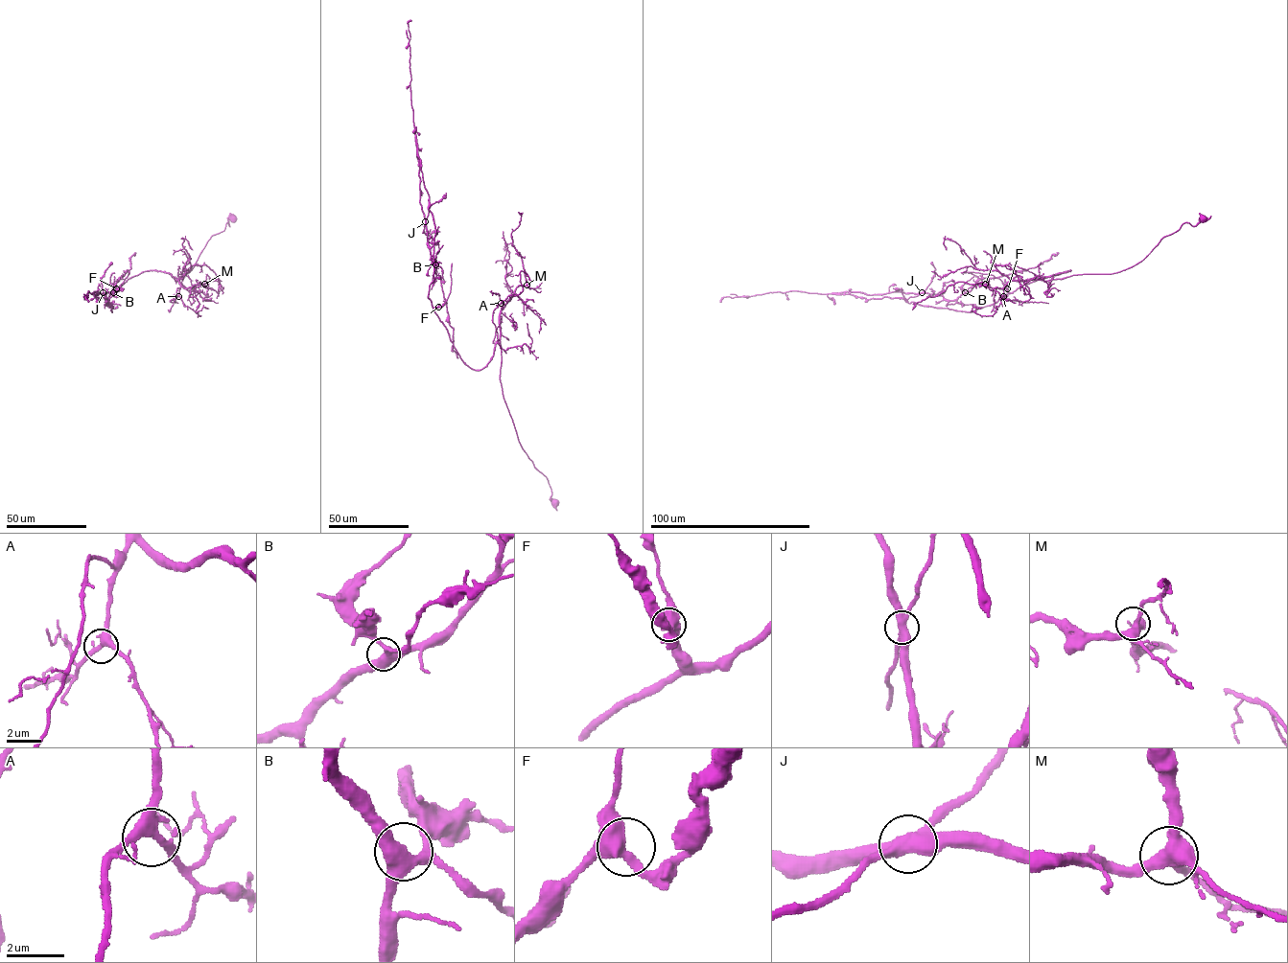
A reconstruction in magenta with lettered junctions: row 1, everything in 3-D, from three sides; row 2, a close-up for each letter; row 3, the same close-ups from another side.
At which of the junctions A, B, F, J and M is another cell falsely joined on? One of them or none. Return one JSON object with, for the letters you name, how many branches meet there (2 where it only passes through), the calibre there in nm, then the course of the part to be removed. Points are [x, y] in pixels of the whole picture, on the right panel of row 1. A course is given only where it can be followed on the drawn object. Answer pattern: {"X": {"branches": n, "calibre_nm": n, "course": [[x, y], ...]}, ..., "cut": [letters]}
{"J": {"branches": 4, "calibre_nm": 440, "course": [[922, 292], [956, 300], [982, 278], [1026, 270], [1058, 253]]}, "cut": ["J"]}

